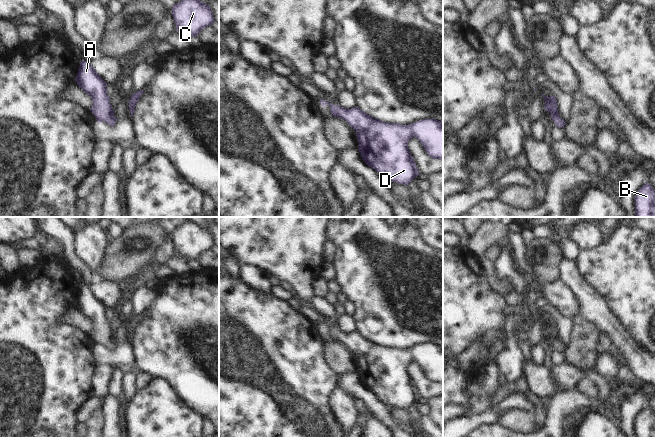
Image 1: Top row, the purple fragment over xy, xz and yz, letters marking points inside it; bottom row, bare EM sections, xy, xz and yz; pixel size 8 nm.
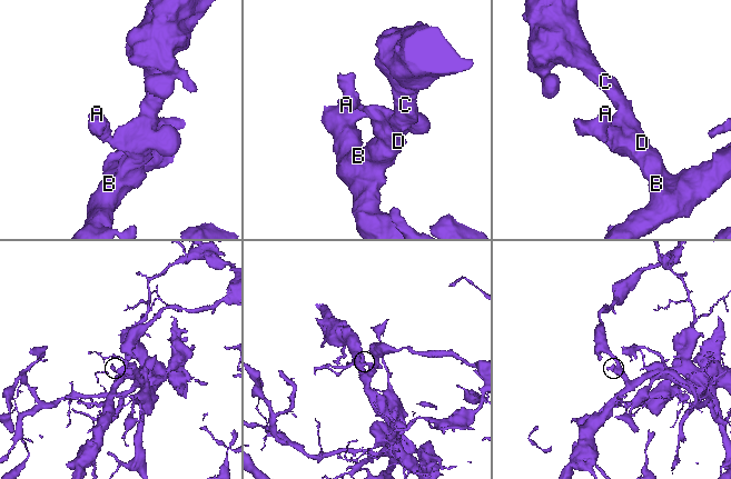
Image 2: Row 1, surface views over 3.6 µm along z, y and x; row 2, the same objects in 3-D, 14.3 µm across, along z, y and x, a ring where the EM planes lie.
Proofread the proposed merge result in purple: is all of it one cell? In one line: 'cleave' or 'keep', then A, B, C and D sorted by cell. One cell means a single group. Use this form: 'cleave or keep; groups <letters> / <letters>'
keep; groups A B C D

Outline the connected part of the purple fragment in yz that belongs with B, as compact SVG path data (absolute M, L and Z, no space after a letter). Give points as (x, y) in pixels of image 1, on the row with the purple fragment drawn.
M645 183L635 195L635 216L655 217L655 190Z

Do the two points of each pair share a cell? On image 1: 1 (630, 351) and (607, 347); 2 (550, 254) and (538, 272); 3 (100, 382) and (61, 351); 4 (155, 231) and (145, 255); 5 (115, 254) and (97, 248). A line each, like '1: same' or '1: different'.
1: different
2: same
3: different
4: same
5: different

